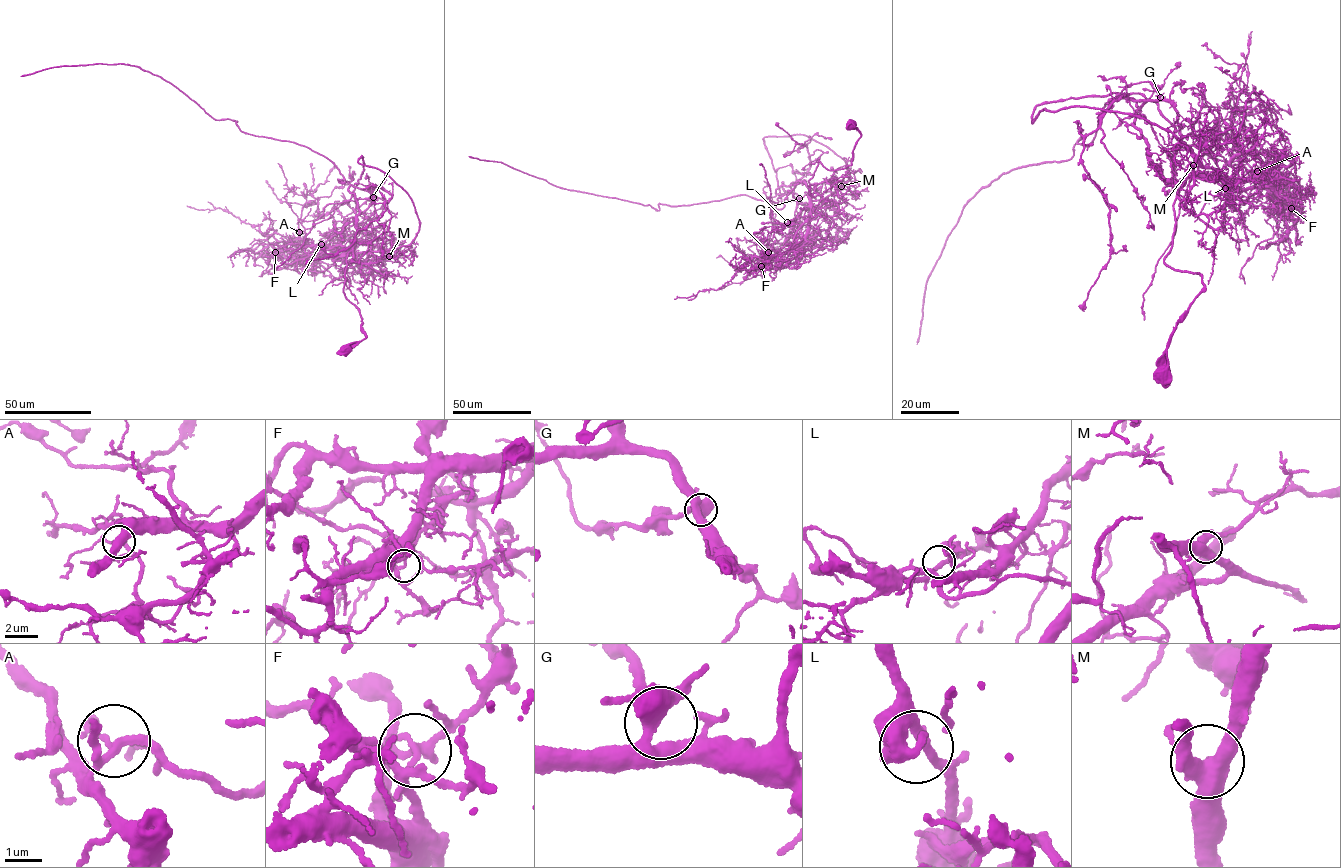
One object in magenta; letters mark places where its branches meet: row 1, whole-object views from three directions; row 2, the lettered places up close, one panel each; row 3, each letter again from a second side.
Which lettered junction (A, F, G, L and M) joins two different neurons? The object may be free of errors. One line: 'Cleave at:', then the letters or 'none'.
Cleave at: F

